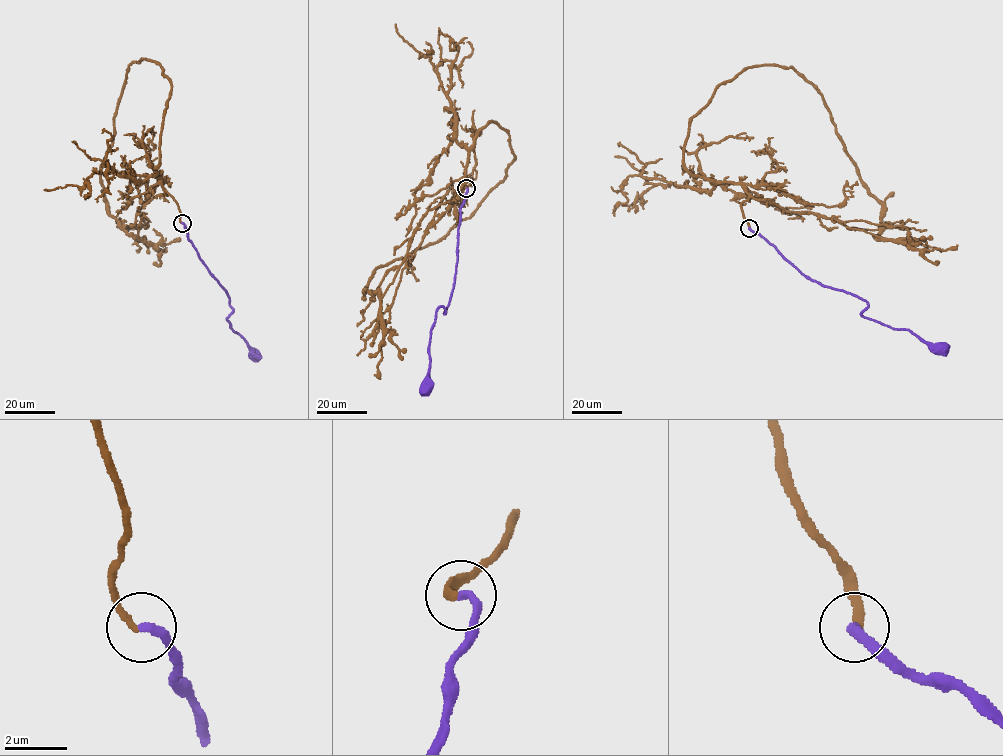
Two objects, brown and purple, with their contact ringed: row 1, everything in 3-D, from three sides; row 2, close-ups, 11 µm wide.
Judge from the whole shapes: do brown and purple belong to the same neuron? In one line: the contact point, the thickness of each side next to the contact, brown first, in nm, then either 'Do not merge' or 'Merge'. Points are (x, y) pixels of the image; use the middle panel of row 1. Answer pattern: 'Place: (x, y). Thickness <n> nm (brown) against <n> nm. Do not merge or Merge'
Place: (466, 188). Thickness 240 nm (brown) against 280 nm. Merge

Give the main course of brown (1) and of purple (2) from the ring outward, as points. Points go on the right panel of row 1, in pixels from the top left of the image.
1: (749, 228), (740, 184), (685, 167), (689, 122), (722, 83), (761, 65), (794, 69), (824, 103)
2: (749, 228), (811, 279), (863, 299), (868, 307), (862, 312), (864, 317), (908, 329), (933, 349), (941, 349)

